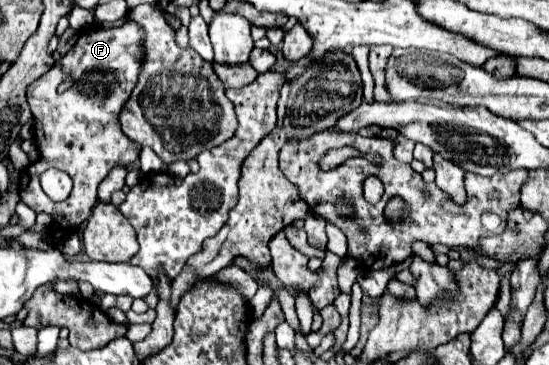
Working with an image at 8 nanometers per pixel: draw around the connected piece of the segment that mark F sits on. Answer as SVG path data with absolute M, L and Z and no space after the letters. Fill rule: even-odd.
M126 21L112 29L92 25L80 31L74 47L26 91L34 115L34 141L40 159L20 173L18 191L20 199L32 211L44 211L54 217L52 237L56 241L58 235L72 231L88 219L88 213L98 201L96 189L100 181L114 167L132 167L140 157L140 145L124 135L118 121L120 111L124 109L124 103L128 103L136 79L140 77L140 63L144 63L140 43L144 43L144 31L140 31L138 23ZM66 77L72 77L72 87L58 93L56 87ZM50 167L66 171L74 181L74 189L66 201L54 203L40 187L40 175Z

